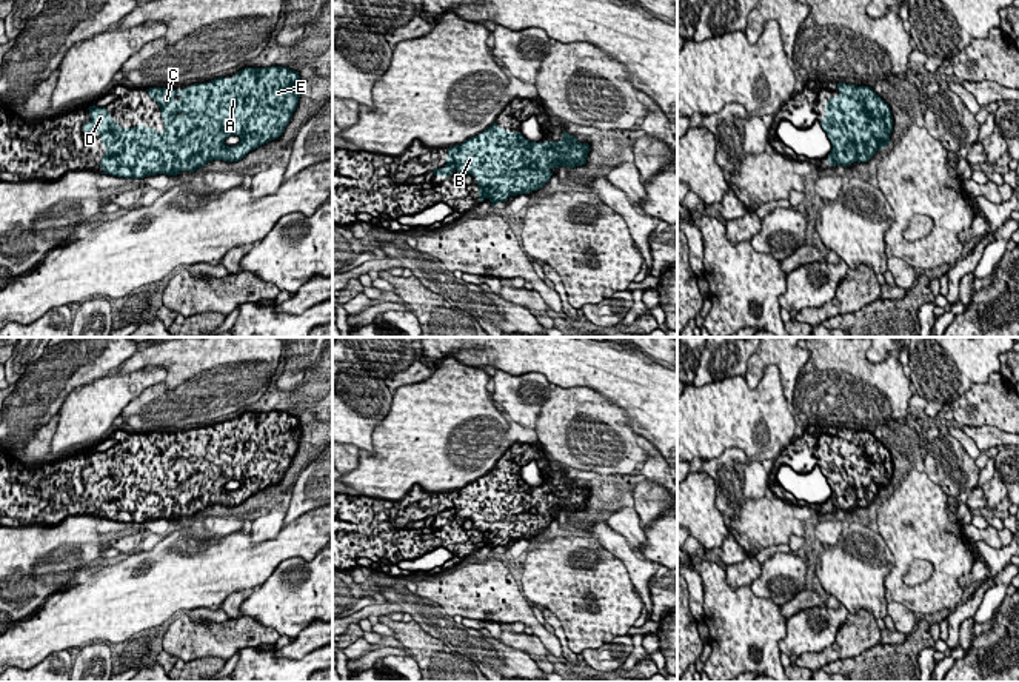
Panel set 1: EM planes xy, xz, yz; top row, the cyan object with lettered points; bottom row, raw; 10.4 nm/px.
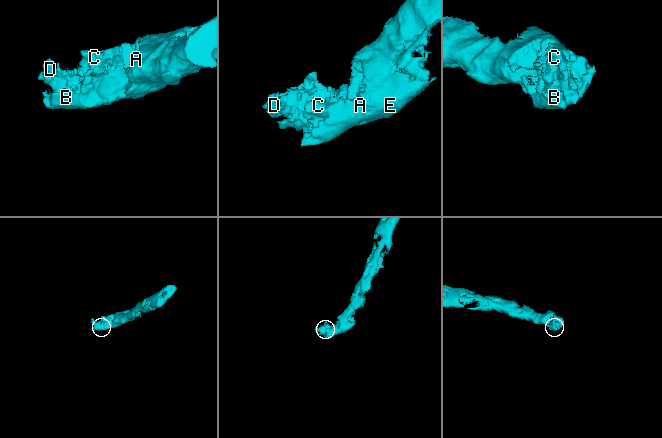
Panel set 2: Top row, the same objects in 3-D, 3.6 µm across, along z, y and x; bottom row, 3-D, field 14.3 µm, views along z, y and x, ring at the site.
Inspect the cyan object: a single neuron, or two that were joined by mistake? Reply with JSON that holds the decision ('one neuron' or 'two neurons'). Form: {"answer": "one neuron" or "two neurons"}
{"answer": "one neuron"}

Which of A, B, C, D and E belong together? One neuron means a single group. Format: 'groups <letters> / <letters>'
groups A B C D E

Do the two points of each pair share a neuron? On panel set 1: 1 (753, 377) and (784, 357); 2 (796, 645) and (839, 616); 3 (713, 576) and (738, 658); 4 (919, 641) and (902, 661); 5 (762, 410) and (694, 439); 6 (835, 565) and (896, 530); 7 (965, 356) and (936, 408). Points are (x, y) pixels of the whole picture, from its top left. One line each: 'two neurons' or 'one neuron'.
1: one neuron
2: one neuron
3: one neuron
4: one neuron
5: one neuron
6: two neurons
7: one neuron

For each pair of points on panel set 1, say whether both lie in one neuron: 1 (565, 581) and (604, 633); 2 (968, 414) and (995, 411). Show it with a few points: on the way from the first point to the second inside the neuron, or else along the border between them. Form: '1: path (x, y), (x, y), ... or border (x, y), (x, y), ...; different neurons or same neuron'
1: path (565, 595), (590, 622); same neuron
2: path (975, 411), (988, 411); same neuron

